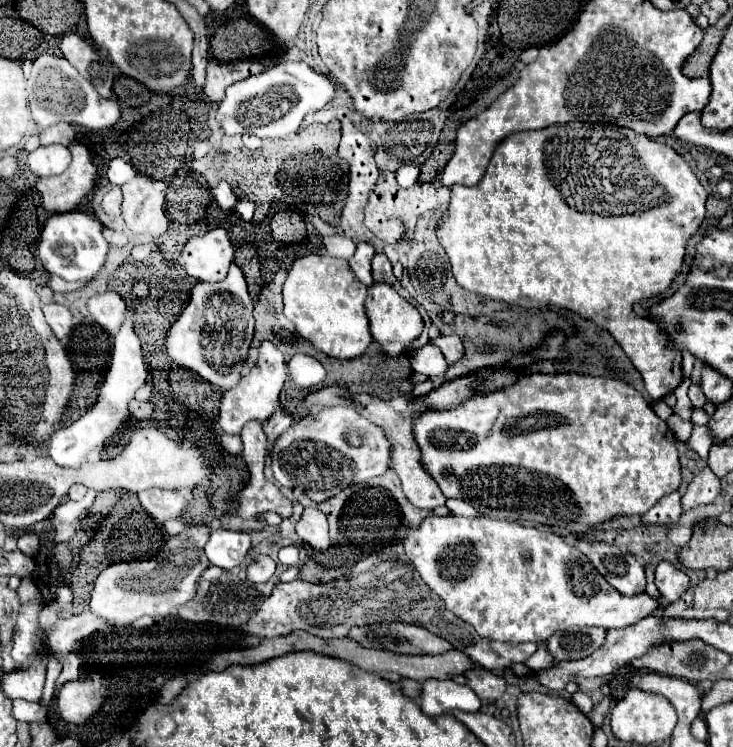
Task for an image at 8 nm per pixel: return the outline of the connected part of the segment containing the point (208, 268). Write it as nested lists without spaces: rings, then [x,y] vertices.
[[[212,229],[192,237],[184,245],[178,261],[188,275],[198,273],[198,279],[202,281],[222,281],[234,261],[234,247],[224,229]]]

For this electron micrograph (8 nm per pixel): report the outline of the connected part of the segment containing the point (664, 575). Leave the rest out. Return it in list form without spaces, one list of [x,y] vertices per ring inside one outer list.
[[[664,561],[656,567],[656,587],[658,587],[660,595],[668,603],[672,603],[672,601],[678,601],[688,591],[690,579],[684,571],[680,571],[672,563]]]

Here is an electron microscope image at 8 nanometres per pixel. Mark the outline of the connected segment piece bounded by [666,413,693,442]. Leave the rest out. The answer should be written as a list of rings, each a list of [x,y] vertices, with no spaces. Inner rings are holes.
[[[672,413],[666,421],[668,427],[679,440],[688,441],[693,429],[692,423],[684,421],[680,416],[673,416],[673,414],[675,413]]]

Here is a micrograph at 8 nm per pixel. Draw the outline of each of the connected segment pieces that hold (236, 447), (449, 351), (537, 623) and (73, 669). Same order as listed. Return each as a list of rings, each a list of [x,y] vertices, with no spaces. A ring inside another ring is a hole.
[[[220,435],[218,445],[224,455],[240,455],[242,453],[242,439],[238,435]]]
[[[440,335],[434,345],[438,345],[446,357],[446,361],[452,365],[464,357],[464,345],[456,335]]]
[[[428,515],[422,525],[406,537],[404,547],[420,577],[436,595],[442,597],[448,611],[470,623],[478,635],[502,643],[538,643],[546,641],[556,631],[564,631],[574,625],[604,629],[626,627],[658,609],[658,601],[650,599],[646,593],[634,597],[620,595],[576,547],[568,545],[560,535],[544,527],[496,521],[484,515],[474,519],[460,515]]]
[[[68,653],[62,659],[62,665],[64,665],[64,669],[62,669],[62,673],[60,673],[58,681],[56,681],[56,689],[60,689],[68,681],[74,681],[74,679],[80,677],[80,659],[78,659],[76,653]]]

